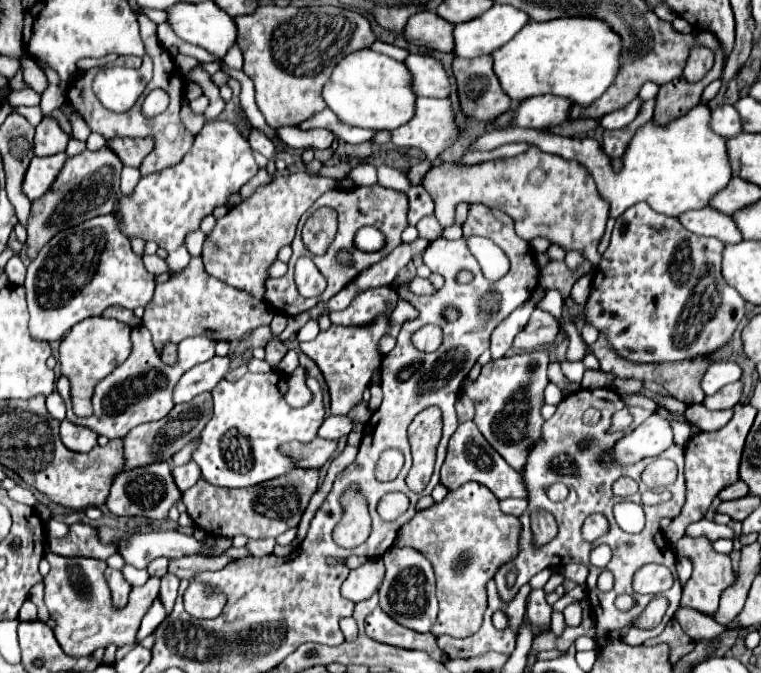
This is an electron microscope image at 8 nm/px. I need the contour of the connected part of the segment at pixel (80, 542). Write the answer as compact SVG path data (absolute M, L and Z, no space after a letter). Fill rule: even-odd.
M76 523L70 527L70 535L56 539L48 539L48 551L62 555L62 557L94 557L94 559L106 559L106 555L118 552L116 545L104 545L96 537L96 529L90 525Z

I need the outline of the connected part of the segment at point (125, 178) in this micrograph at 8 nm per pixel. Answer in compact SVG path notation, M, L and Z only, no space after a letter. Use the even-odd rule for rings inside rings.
M124 167L122 169L122 179L120 179L120 191L122 191L122 195L132 195L138 179L140 179L140 171L138 169Z

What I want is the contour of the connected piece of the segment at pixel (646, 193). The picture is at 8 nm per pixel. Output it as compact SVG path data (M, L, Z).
M696 105L686 115L672 119L668 125L644 123L630 139L624 157L622 169L612 169L612 159L602 151L602 145L596 139L570 139L560 135L550 135L546 131L522 129L516 125L506 127L504 131L492 131L482 135L470 151L490 151L506 143L526 141L540 147L544 153L556 153L562 159L576 159L582 163L594 177L600 195L610 203L610 217L620 217L628 207L638 201L646 201L654 211L678 217L688 209L706 207L720 189L730 181L730 163L726 155L726 139L710 131L710 109L706 105Z

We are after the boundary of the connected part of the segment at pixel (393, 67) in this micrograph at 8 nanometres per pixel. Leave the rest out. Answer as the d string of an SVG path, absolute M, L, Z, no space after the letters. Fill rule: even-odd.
M360 49L346 55L334 67L330 79L322 87L322 99L336 113L340 123L364 129L396 129L414 117L414 91L406 65L372 49Z

